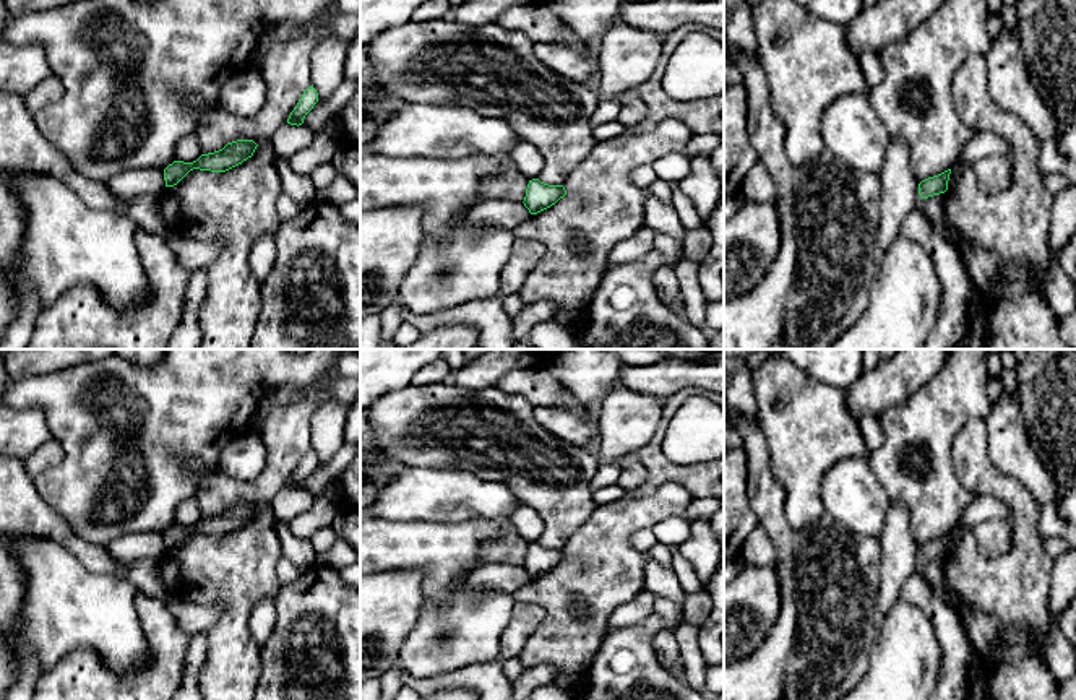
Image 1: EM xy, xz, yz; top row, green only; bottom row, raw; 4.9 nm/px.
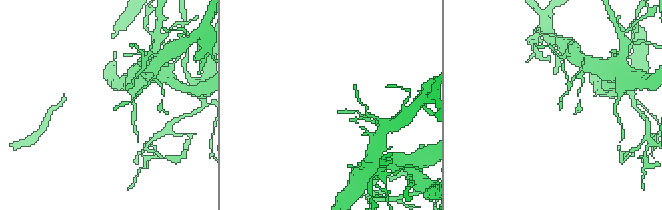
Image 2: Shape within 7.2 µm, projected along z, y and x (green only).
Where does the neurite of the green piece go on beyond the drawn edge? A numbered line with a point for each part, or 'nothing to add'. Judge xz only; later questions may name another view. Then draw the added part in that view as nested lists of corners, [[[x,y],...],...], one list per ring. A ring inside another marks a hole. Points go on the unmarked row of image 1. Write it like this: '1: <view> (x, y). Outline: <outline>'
nothing to add

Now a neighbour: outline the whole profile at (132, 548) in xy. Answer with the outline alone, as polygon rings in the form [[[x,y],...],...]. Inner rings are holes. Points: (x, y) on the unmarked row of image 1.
[[[136,533],[122,536],[107,546],[117,562],[136,562],[140,559],[162,557],[166,552],[164,534]]]

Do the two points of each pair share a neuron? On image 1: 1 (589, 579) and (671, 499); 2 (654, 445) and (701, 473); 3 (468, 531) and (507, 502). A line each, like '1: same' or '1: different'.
1: same
2: same
3: different

